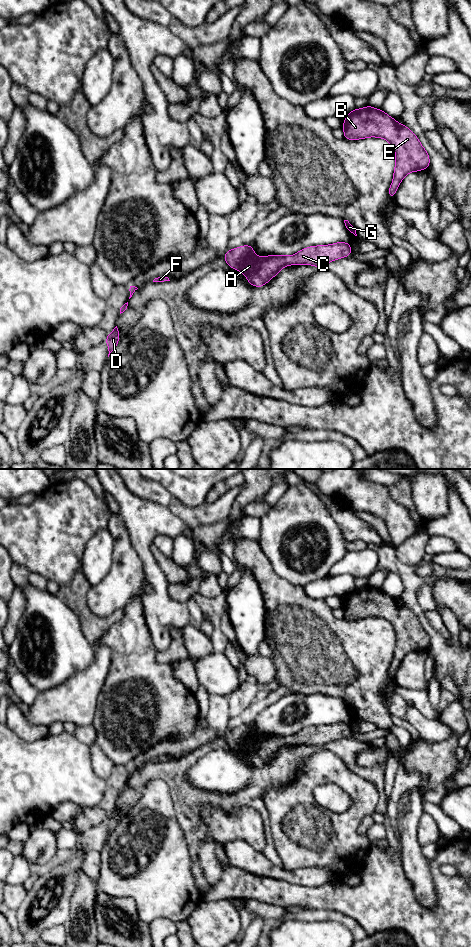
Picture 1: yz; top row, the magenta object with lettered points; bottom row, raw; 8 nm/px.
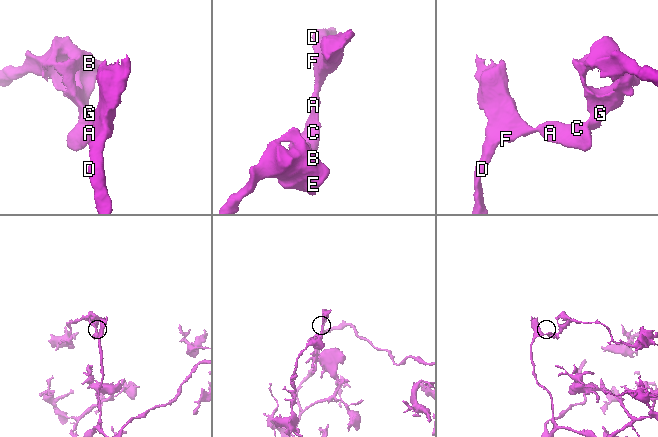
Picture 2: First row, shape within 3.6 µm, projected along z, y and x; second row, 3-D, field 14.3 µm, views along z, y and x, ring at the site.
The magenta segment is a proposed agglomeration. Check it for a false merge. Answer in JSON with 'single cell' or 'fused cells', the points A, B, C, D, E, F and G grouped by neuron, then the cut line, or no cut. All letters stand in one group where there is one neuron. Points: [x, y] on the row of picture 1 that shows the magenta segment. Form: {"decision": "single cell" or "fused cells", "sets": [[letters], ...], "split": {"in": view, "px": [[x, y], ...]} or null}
{"decision": "single cell", "sets": [["A", "B", "C", "D", "E", "F", "G"]], "split": null}

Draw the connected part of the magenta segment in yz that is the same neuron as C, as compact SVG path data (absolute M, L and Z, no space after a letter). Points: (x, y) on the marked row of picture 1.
M337 242L331 245L303 248L293 256L268 255L260 257L254 253L250 244L227 250L224 260L234 270L242 271L252 286L260 288L288 265L307 264L319 269L331 261L349 257L351 252L350 243Z

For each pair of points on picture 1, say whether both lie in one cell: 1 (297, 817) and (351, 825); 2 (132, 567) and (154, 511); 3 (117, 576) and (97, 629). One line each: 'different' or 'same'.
1: same
2: different
3: different

